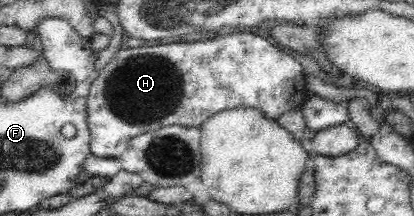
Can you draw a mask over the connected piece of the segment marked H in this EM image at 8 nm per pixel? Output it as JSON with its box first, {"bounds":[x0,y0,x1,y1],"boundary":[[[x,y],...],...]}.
{"bounds":[87,31,307,158],"boundary":[[[239,31],[200,41],[177,41],[118,50],[101,69],[91,84],[87,97],[87,124],[91,134],[91,155],[117,158],[127,150],[129,142],[145,132],[162,126],[178,124],[186,128],[200,128],[209,116],[235,108],[255,108],[265,118],[278,119],[290,110],[299,110],[307,96],[306,75],[298,59],[285,53],[270,41],[247,31]]]}

